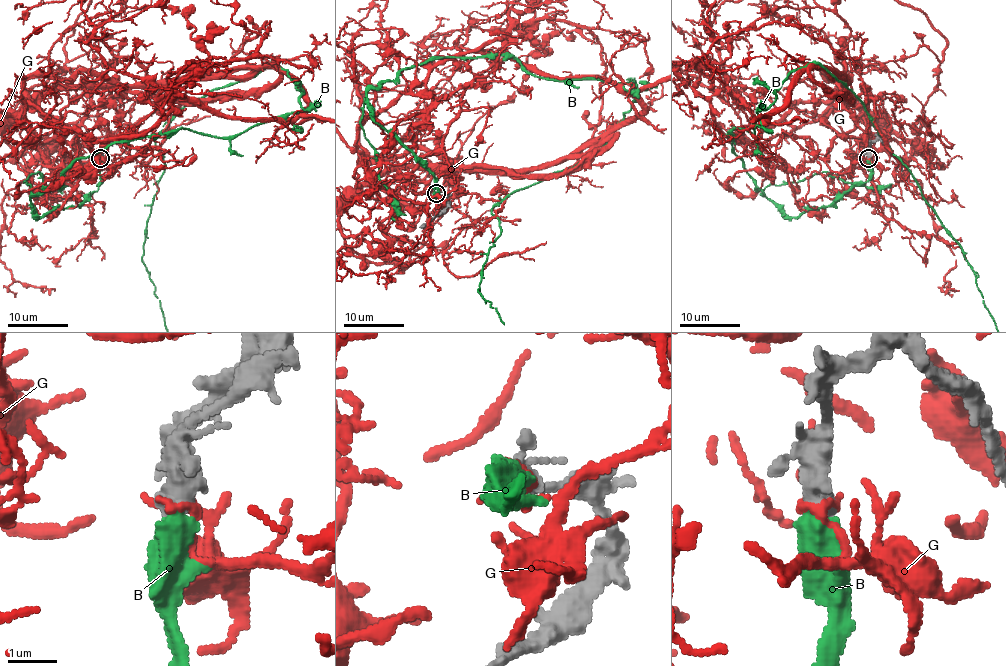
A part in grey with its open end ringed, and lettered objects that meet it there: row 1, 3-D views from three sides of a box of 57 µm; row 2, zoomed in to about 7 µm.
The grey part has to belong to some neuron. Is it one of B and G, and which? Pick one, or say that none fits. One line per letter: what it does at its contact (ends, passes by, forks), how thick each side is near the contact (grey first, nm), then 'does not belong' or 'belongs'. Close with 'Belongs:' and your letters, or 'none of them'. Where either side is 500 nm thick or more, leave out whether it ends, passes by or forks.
B: calibres 480 and 550 nm; belongs
G: it ends; calibres 440 and 200 nm; does not belong
Belongs: B

